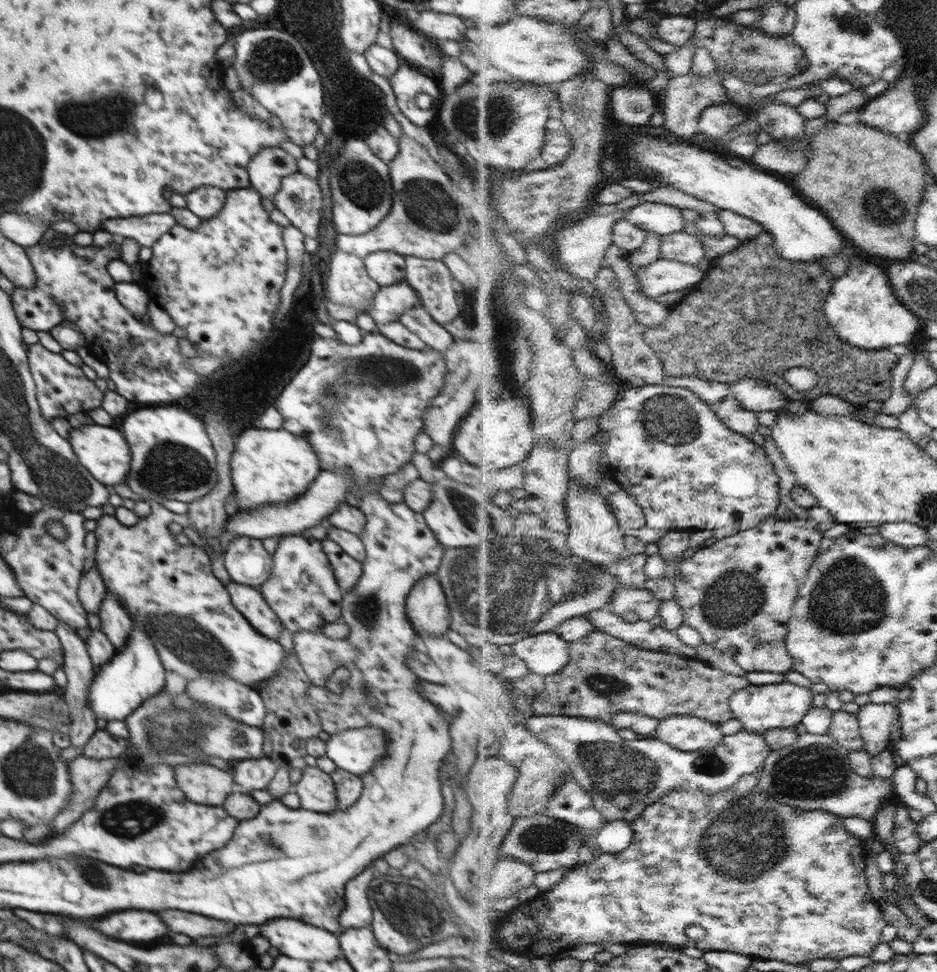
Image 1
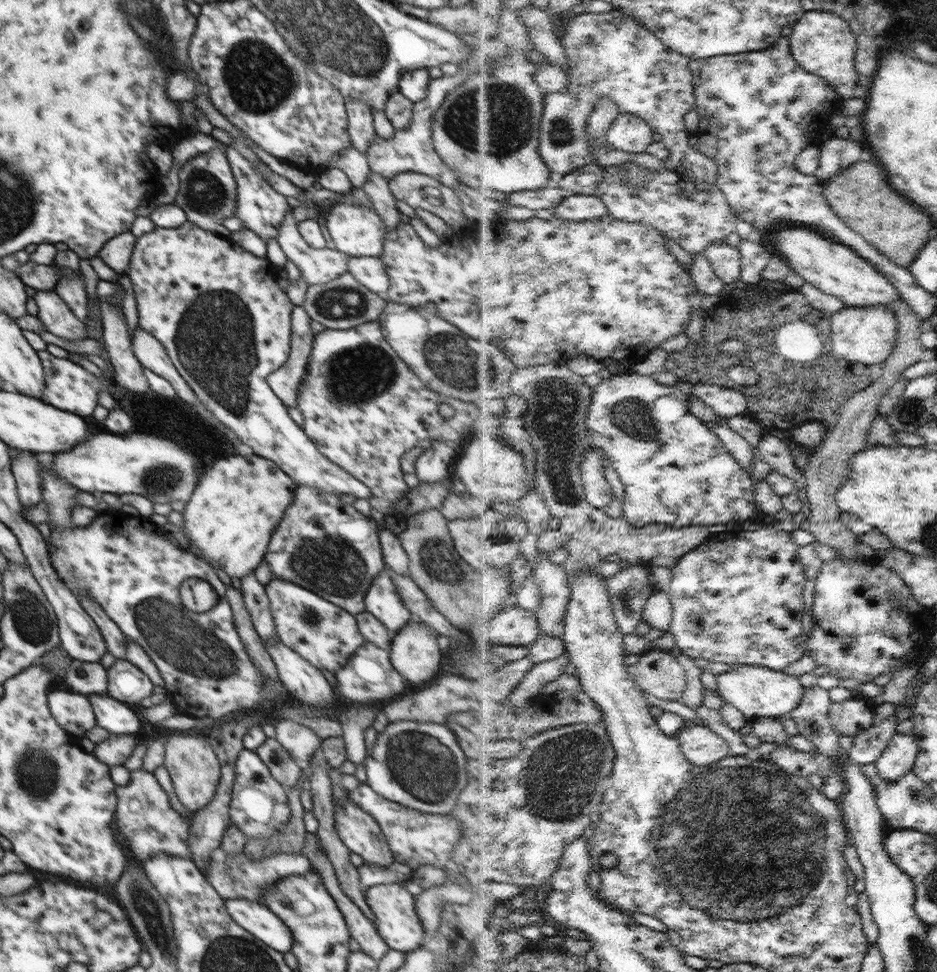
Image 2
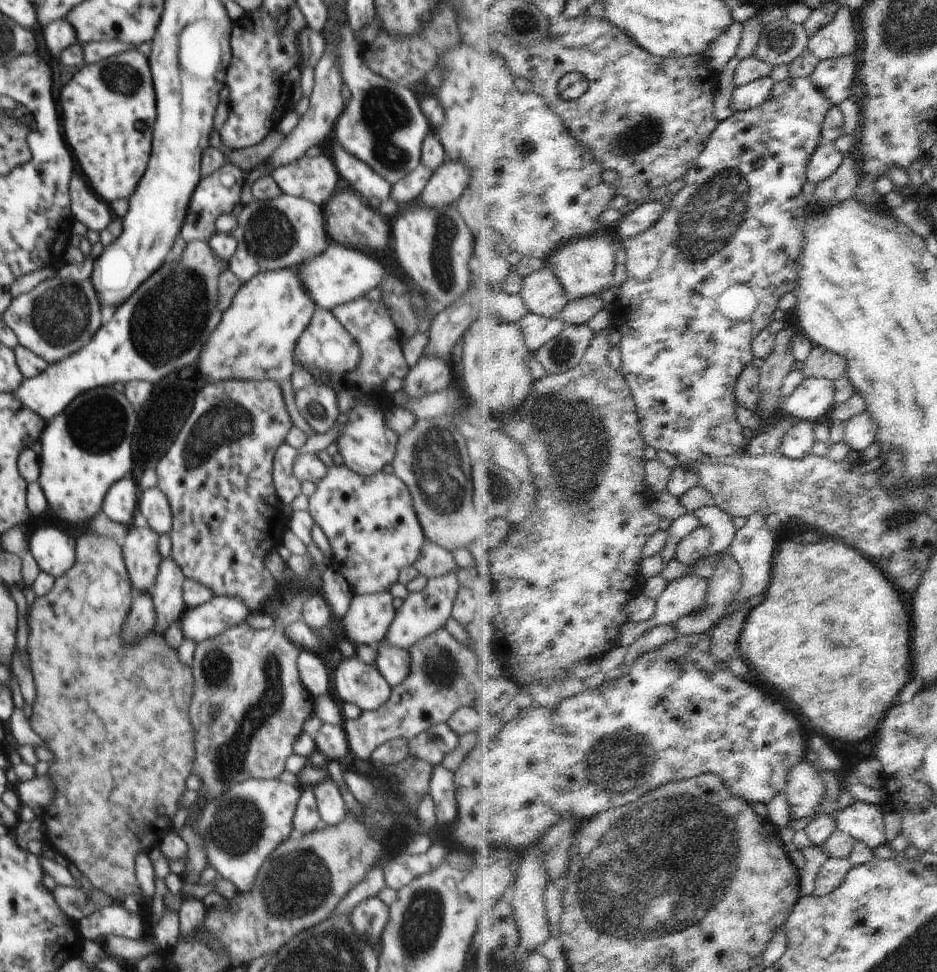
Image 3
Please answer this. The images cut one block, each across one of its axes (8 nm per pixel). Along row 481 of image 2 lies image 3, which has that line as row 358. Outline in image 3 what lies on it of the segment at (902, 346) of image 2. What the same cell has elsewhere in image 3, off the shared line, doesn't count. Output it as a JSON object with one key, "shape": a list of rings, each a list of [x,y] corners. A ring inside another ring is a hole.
{"shape":[[[817,345],[814,352],[804,361],[802,372],[806,379],[818,377],[837,381],[848,375],[848,368],[850,363],[846,356]]]}

